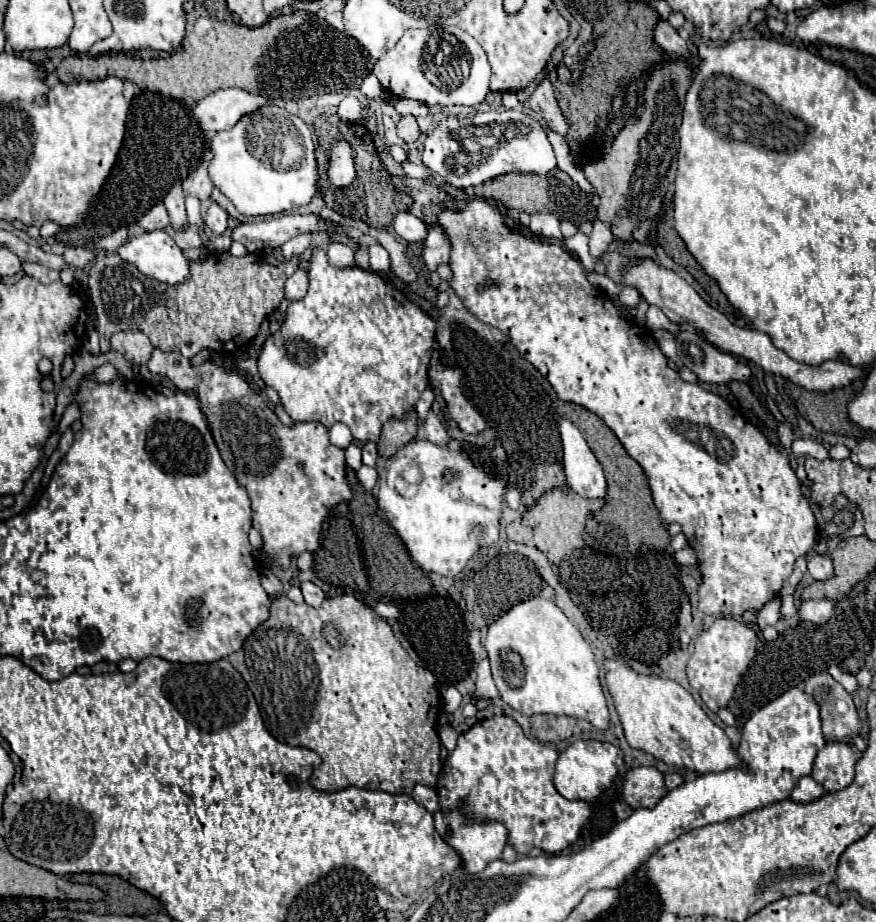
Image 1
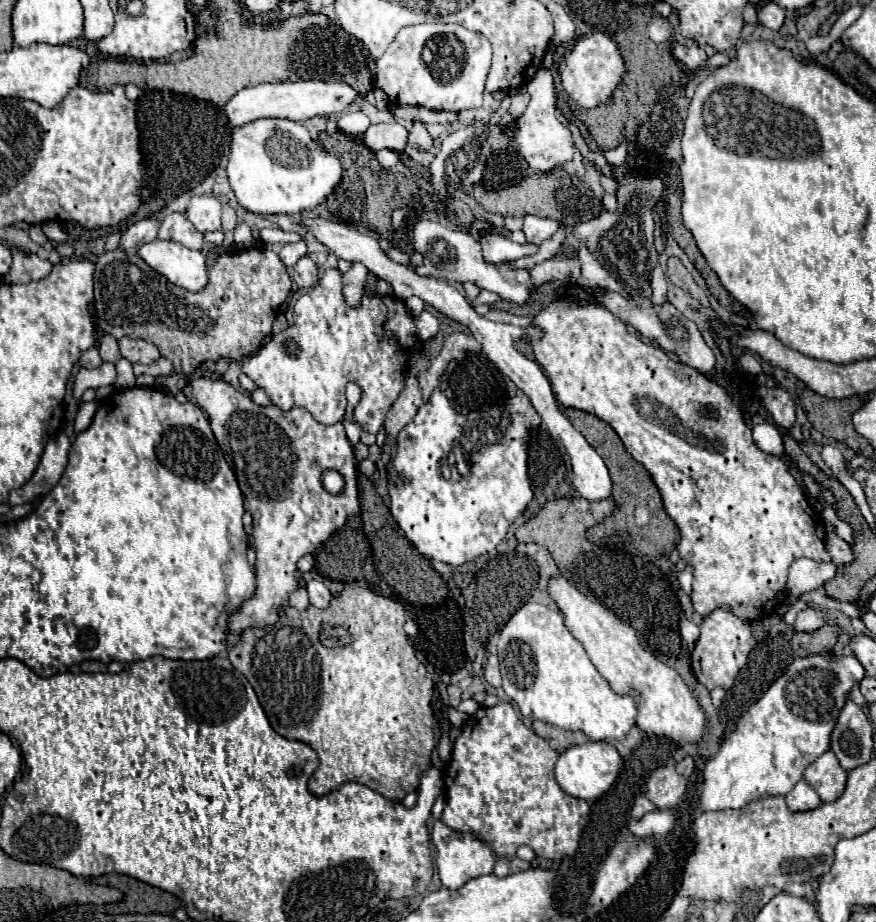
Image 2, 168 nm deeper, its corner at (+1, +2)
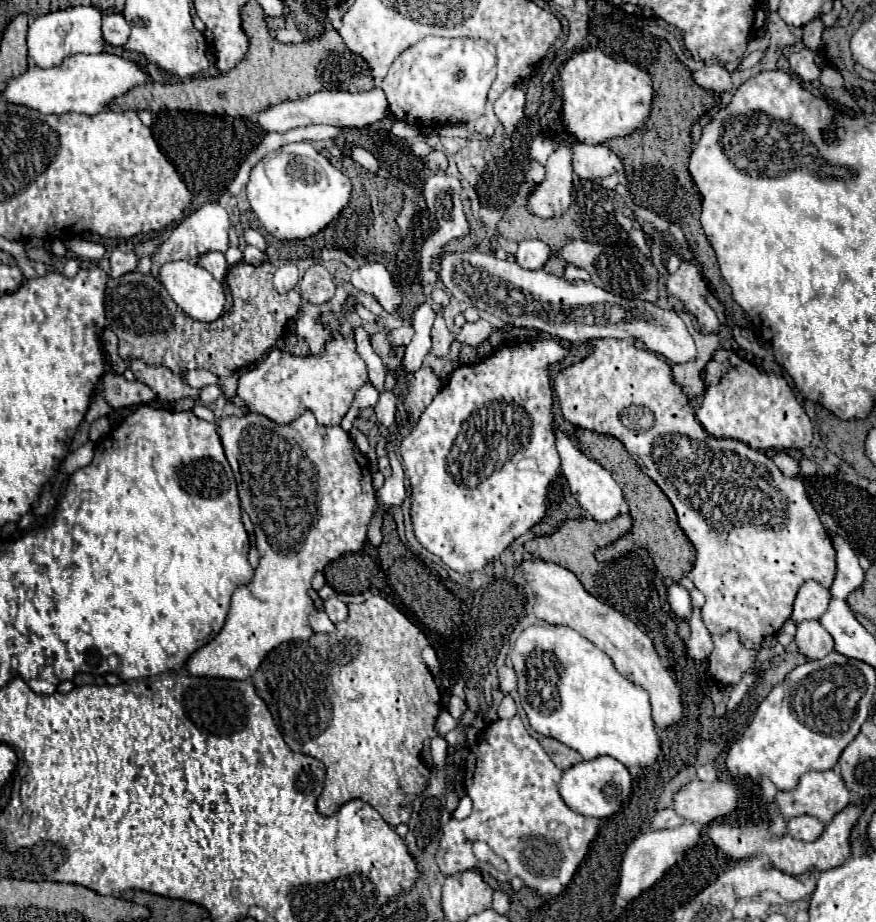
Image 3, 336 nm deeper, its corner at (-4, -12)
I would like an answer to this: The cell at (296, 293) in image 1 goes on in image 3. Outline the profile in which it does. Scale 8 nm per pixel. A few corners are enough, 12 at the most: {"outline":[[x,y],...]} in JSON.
{"outline":[[323,264],[307,268],[299,294],[315,306],[335,296],[337,284]]}

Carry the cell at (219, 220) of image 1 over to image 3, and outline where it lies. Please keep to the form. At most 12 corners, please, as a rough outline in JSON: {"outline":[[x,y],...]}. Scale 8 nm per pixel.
{"outline":[[217,202],[181,220],[151,256],[151,276],[165,262],[197,264],[227,252],[229,214]]}

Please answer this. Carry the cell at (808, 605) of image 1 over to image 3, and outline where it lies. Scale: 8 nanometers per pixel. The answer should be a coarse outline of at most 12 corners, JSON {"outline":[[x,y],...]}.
{"outline":[[817,620],[797,626],[799,654],[819,660],[833,652],[833,638]]}

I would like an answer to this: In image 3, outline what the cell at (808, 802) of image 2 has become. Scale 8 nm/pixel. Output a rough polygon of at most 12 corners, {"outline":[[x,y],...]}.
{"outline":[[813,816],[787,822],[787,834],[803,842],[817,840],[825,826]]}

